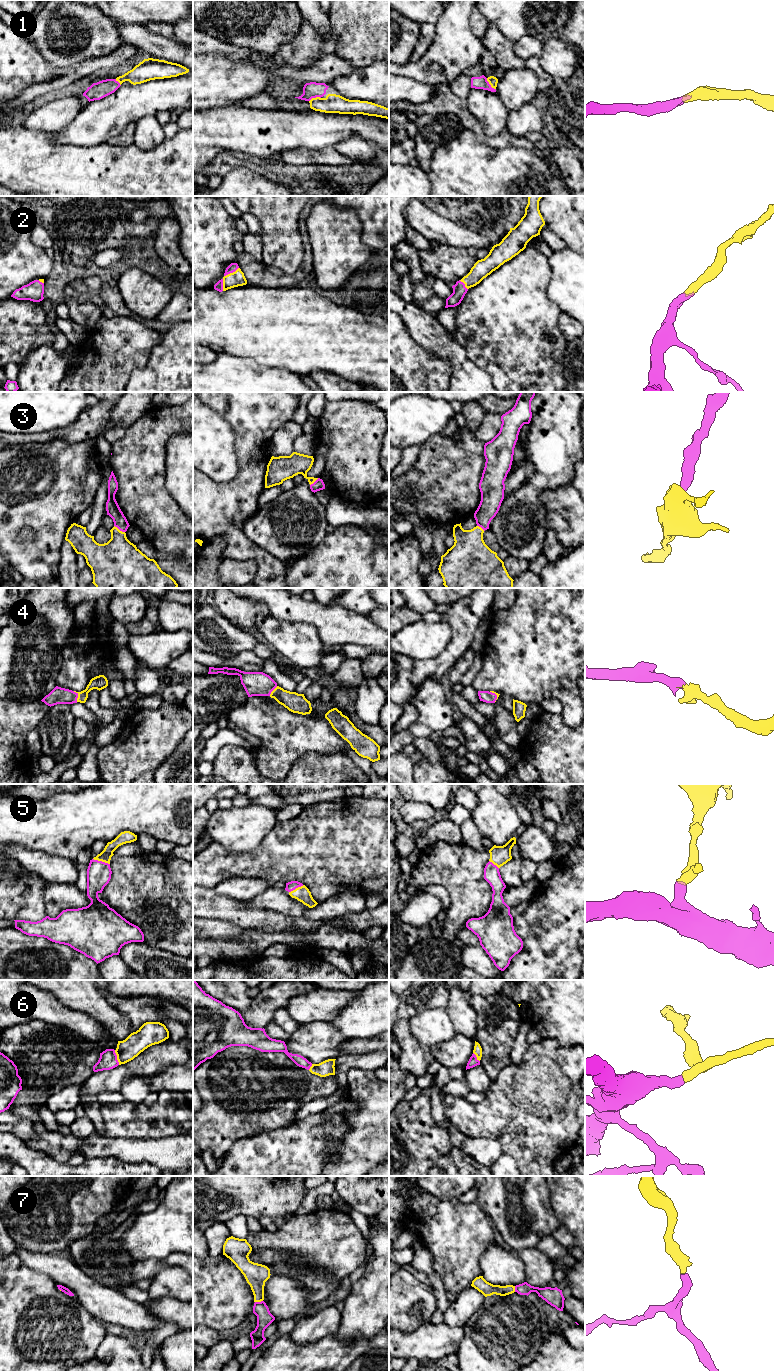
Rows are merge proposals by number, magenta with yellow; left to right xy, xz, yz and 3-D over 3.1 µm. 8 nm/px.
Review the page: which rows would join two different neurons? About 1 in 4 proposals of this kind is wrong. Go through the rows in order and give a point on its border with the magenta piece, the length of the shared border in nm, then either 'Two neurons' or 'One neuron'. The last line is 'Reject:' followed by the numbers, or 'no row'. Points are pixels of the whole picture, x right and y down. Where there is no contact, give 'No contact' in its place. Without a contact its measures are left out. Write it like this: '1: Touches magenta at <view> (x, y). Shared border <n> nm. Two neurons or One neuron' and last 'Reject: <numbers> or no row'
1: Touches magenta at yz (489, 84). Shared border 120 nm. One neuron
2: Touches magenta at xz (231, 272). Shared border 140 nm. One neuron
3: Touches magenta at xy (119, 529). Shared border 110 nm. One neuron
4: Touches magenta at xy (77, 696). Shared border 90 nm. One neuron
5: Touches magenta at xy (101, 861). Shared border 140 nm. One neuron
6: Touches magenta at xy (116, 1057). Shared border 130 nm. One neuron
7: Touches magenta at xz (258, 1302). Shared border 70 nm. One neuron
Reject: no row

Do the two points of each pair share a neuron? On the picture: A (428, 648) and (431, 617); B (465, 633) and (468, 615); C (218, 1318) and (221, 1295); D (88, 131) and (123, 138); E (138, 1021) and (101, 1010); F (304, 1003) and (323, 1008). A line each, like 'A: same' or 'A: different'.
A: different
B: same
C: same
D: different
E: different
F: same

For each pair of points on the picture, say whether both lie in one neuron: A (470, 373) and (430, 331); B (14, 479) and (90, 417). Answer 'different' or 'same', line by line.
A: same
B: different

